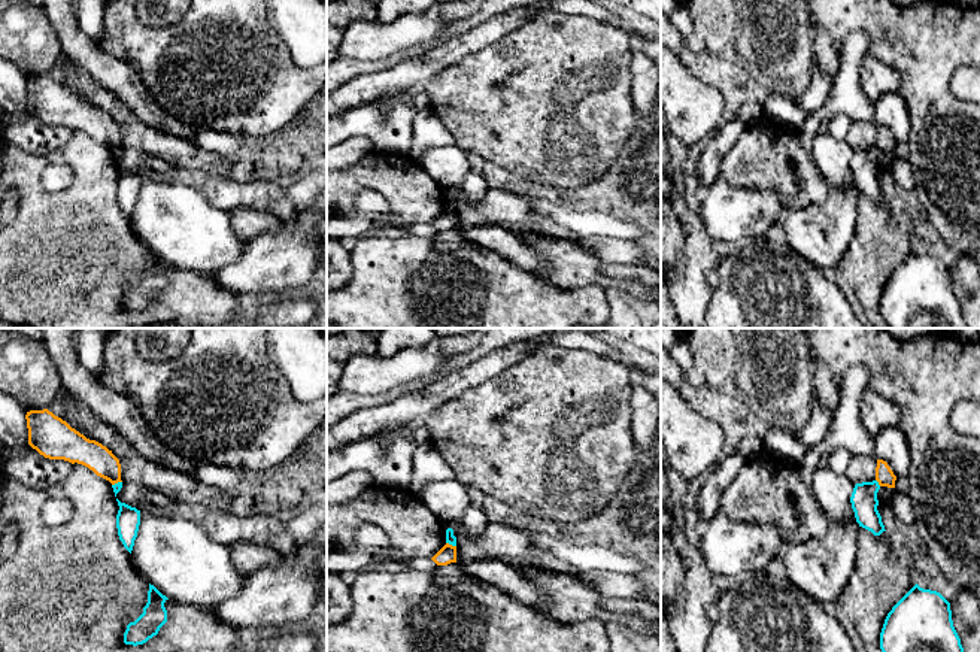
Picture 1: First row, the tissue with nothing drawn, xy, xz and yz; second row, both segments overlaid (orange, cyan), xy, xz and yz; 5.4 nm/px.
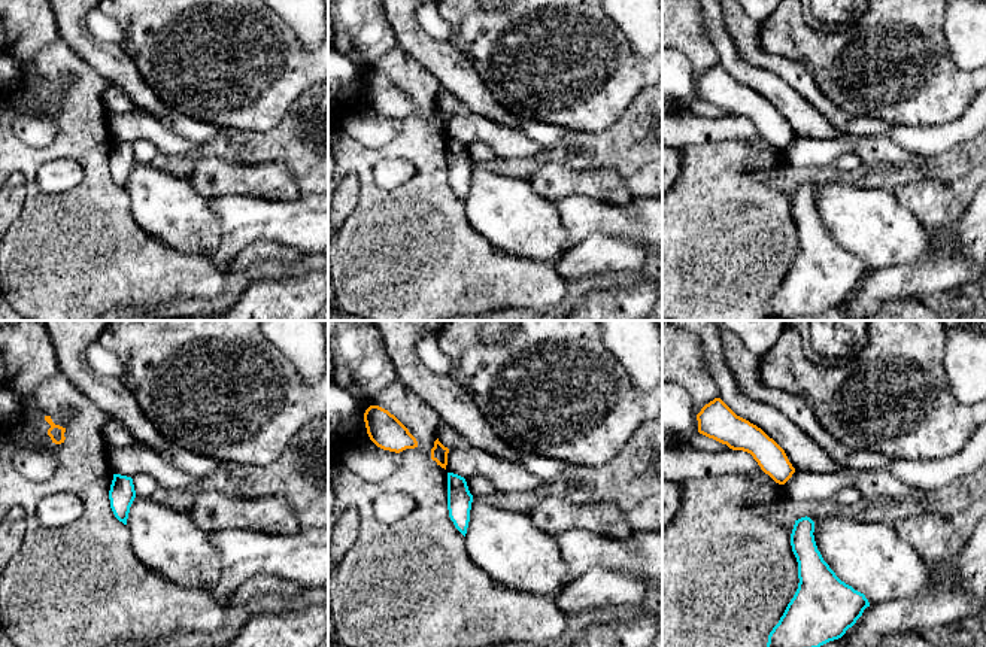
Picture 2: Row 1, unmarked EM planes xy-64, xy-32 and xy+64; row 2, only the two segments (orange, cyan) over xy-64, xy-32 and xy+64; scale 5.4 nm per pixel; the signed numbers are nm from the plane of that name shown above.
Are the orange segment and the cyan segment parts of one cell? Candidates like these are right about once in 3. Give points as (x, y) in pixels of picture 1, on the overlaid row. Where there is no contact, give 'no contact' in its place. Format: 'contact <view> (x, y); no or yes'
contact xz (451, 545); no

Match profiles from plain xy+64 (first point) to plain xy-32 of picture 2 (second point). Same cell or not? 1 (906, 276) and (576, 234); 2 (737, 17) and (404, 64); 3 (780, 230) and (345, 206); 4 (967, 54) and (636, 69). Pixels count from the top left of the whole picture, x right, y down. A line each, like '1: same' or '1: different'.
1: different
2: different
3: different
4: different

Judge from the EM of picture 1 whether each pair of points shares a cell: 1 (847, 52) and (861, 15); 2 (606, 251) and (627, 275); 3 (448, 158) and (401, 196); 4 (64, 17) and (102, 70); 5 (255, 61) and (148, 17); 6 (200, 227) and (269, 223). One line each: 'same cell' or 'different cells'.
1: different cells
2: different cells
3: different cells
4: same cell
5: different cells
6: different cells

